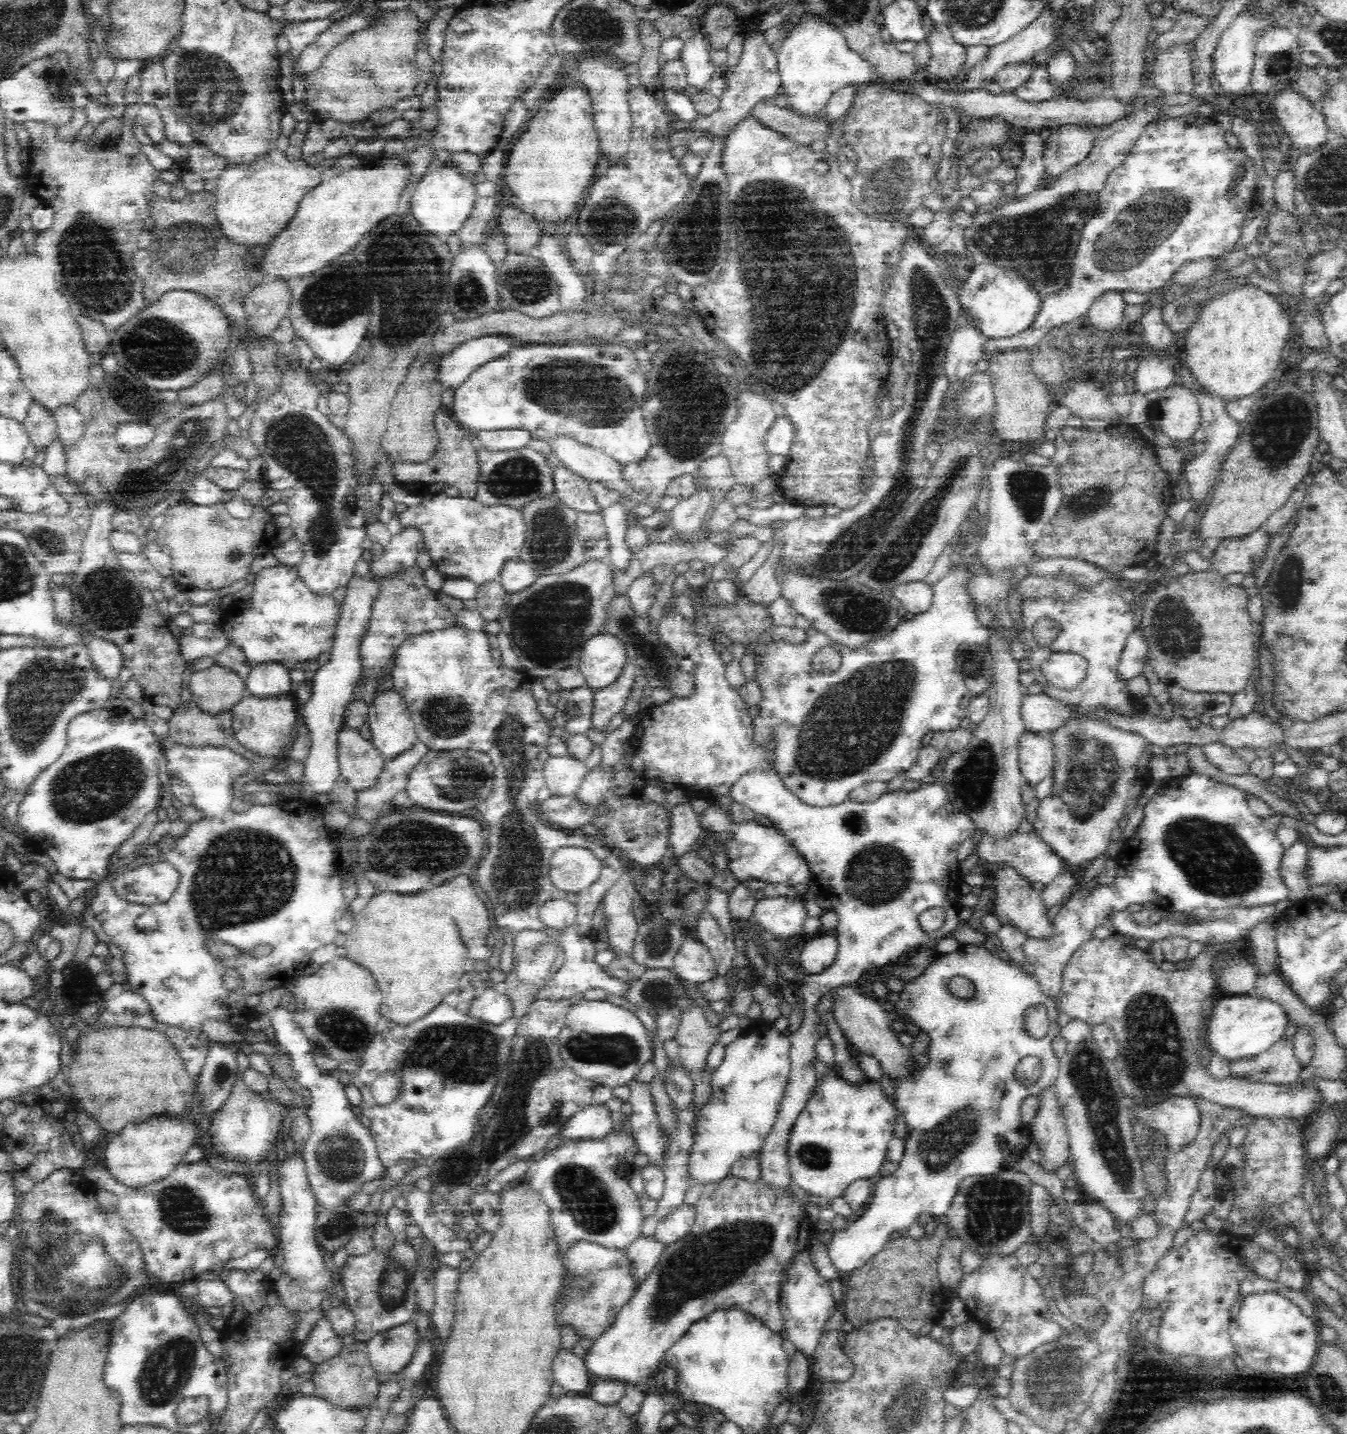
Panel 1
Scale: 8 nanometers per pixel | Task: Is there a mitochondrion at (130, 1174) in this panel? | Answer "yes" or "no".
no

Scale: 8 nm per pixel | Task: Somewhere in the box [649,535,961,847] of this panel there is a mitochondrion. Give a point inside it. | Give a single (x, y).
(835, 745)

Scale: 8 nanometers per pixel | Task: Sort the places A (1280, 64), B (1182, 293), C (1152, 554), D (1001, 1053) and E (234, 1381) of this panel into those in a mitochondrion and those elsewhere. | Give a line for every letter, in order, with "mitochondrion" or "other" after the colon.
A: mitochondrion
B: other
C: other
D: other
E: other

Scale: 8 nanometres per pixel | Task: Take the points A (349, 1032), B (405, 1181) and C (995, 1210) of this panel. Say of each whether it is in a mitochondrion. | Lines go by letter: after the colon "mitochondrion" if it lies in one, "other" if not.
A: mitochondrion
B: other
C: mitochondrion

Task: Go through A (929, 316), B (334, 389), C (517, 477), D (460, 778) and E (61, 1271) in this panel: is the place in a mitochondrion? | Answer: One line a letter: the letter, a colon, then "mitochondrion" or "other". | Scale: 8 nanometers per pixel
A: mitochondrion
B: other
C: mitochondrion
D: mitochondrion
E: mitochondrion

